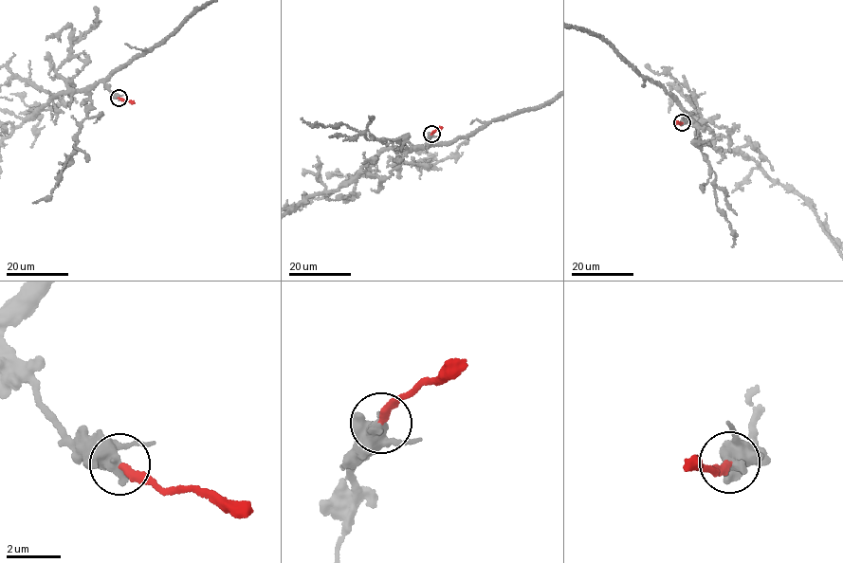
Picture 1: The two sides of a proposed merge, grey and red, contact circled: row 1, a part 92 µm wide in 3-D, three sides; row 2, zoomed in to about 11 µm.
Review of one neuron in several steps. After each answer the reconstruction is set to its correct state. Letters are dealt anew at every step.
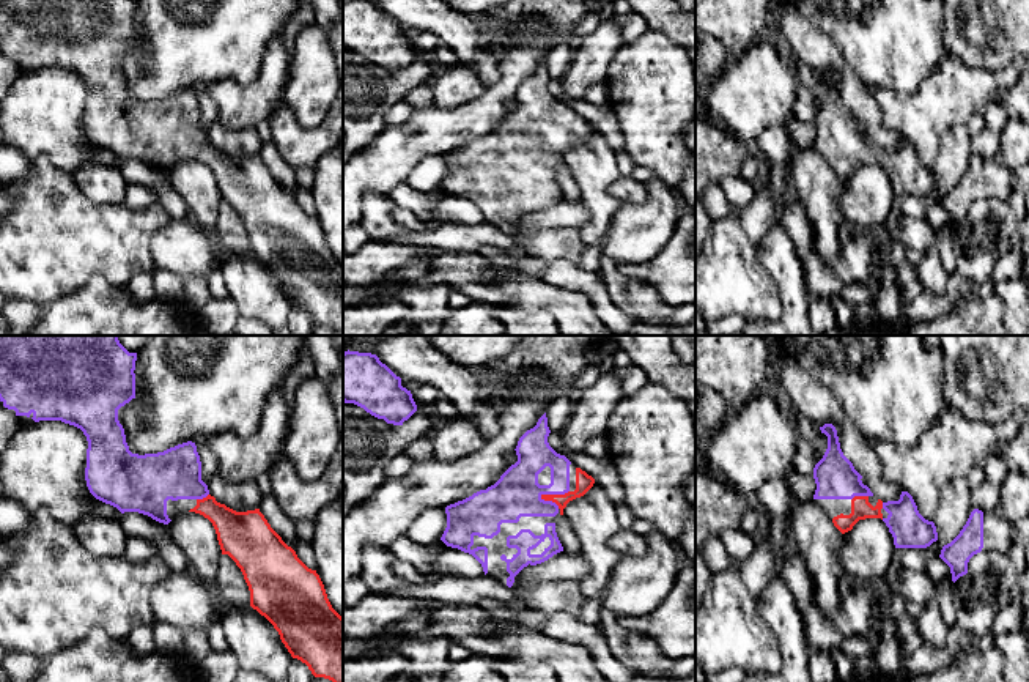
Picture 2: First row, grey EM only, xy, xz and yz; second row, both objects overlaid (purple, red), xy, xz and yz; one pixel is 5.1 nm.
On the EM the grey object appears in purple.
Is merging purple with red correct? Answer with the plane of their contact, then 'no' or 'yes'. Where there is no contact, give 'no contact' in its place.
xz | yes

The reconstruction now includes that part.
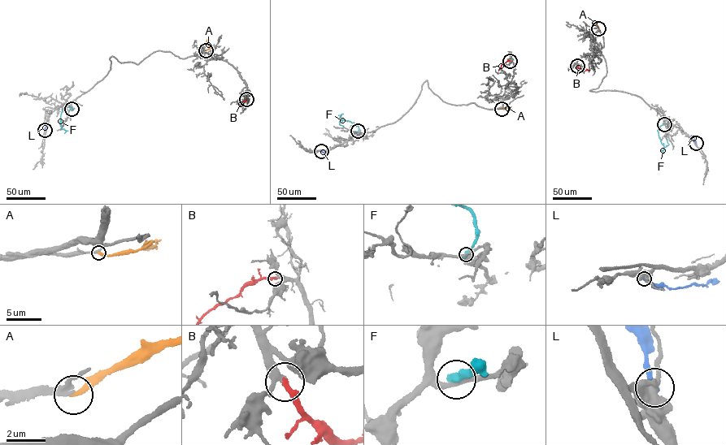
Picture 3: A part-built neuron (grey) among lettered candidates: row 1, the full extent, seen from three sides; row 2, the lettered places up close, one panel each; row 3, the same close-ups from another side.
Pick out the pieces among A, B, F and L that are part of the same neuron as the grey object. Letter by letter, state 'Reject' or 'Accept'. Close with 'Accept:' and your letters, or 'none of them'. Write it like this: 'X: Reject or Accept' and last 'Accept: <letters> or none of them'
A: Accept
B: Accept
F: Reject
L: Reject
Accept: A, B

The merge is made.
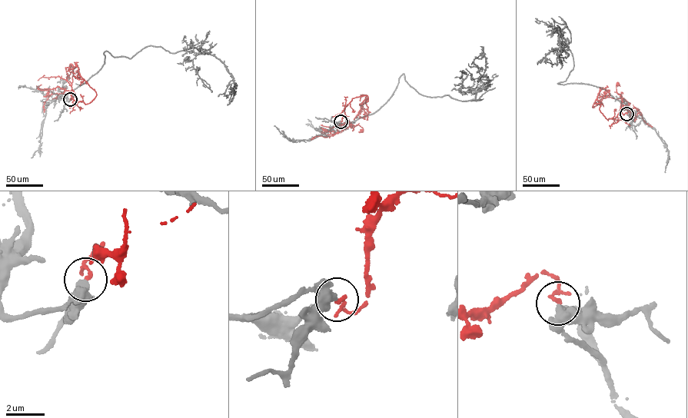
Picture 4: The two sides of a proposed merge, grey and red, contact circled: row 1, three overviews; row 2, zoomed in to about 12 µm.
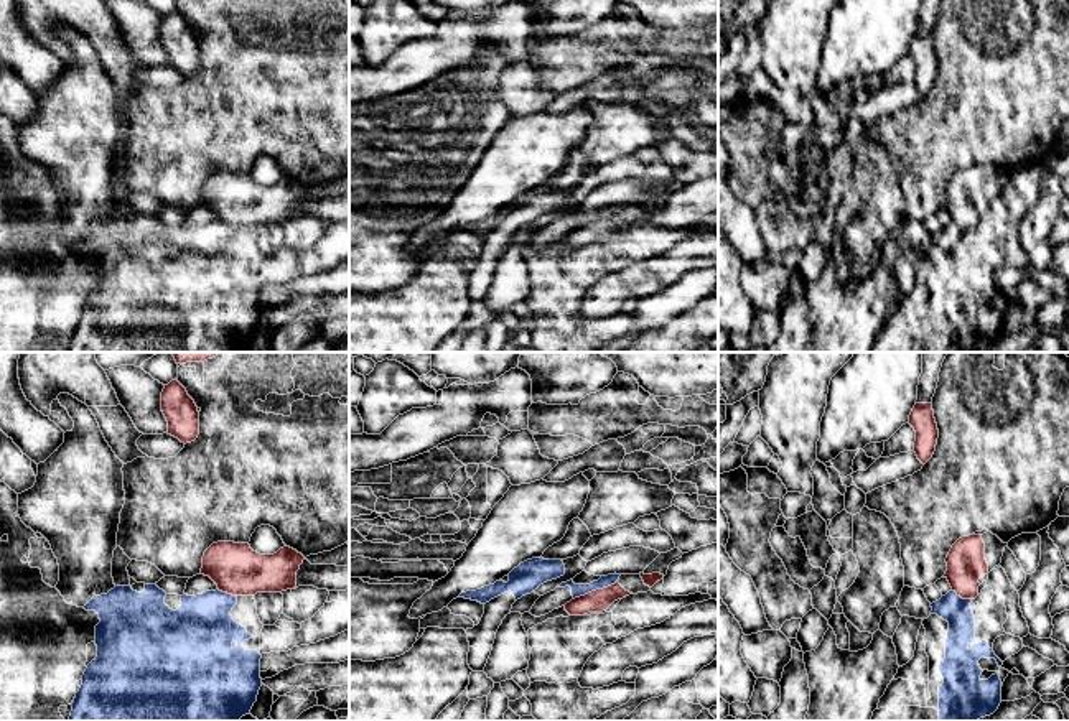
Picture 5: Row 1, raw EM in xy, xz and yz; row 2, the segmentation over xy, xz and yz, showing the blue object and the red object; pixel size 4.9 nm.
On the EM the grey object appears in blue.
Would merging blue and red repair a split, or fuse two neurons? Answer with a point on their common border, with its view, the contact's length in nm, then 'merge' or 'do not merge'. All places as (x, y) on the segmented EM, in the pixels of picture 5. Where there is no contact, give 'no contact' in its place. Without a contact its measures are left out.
meets blue in xz at (595, 590); contact 240 nm long; do not merge

